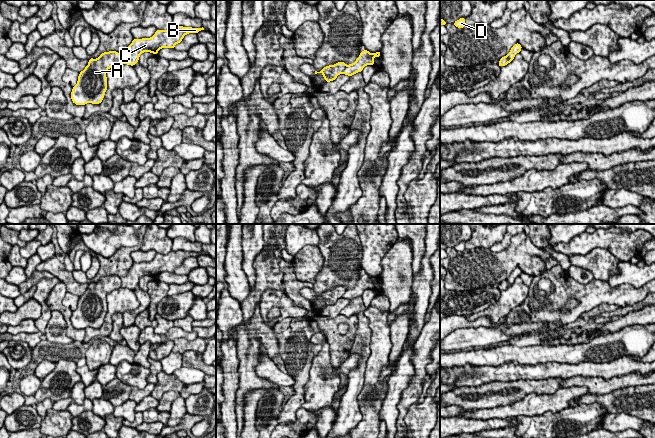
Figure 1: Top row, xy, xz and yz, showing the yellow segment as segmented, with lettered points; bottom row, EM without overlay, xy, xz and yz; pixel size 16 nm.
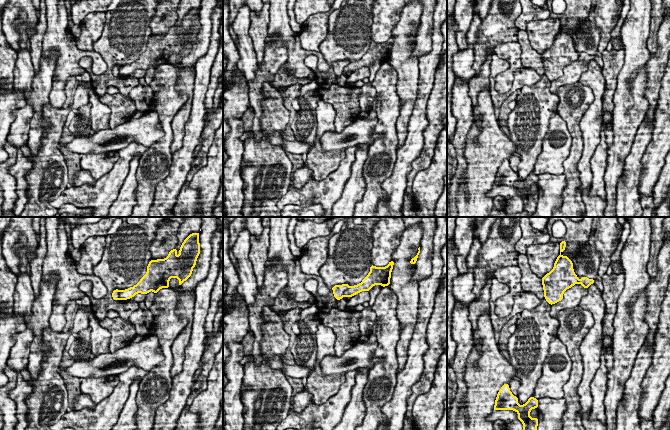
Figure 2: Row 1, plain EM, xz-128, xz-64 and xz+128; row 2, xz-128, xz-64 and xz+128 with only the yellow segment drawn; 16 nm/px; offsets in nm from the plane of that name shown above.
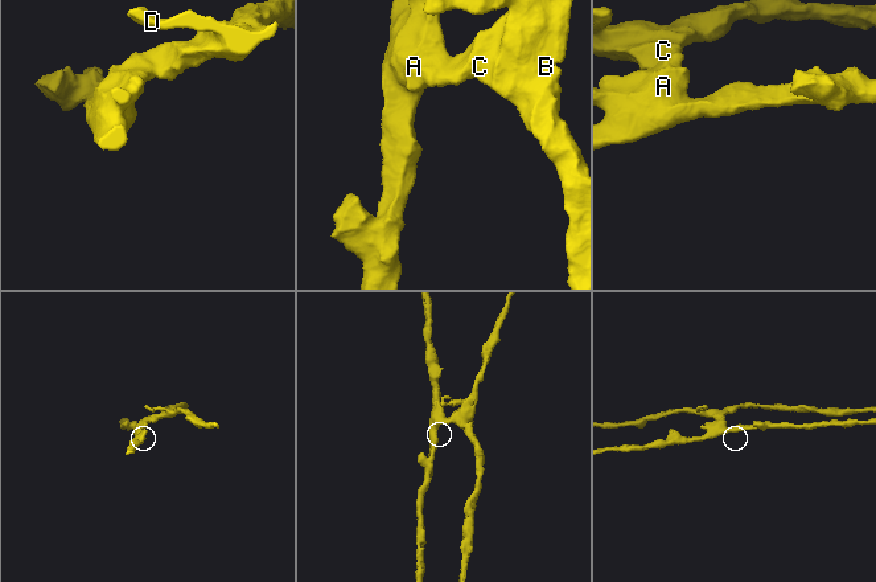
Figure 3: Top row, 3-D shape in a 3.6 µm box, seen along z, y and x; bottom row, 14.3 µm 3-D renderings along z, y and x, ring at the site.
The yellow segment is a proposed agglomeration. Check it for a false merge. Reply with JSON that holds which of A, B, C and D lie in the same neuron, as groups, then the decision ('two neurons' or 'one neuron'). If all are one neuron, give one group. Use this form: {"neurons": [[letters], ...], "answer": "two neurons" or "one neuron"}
{"neurons": [["A"], ["B", "C", "D"]], "answer": "two neurons"}

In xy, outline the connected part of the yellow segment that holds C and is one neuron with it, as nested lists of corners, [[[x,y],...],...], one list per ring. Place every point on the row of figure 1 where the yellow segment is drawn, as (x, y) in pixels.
[[[171,27],[168,30],[157,29],[150,38],[133,39],[127,50],[121,53],[122,64],[134,66],[139,61],[139,56],[143,52],[150,52],[156,55],[162,48],[174,49],[175,45],[180,43],[185,35],[189,33],[198,33],[204,28],[192,27]]]

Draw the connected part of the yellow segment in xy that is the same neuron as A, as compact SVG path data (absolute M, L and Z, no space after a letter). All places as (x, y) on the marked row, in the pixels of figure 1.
M116 51L104 52L96 59L90 58L88 65L80 72L77 84L72 88L71 99L73 103L76 105L100 104L107 90L107 70L121 64L121 61L121 55Z

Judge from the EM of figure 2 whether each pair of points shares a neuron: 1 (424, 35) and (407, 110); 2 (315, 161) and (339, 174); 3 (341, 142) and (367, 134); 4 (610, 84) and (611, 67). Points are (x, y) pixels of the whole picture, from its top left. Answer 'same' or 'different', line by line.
1: different
2: different
3: same
4: same

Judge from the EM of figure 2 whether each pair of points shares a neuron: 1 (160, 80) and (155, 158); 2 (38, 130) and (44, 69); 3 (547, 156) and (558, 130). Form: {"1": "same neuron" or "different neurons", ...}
{"1": "same neuron", "2": "same neuron", "3": "same neuron"}

